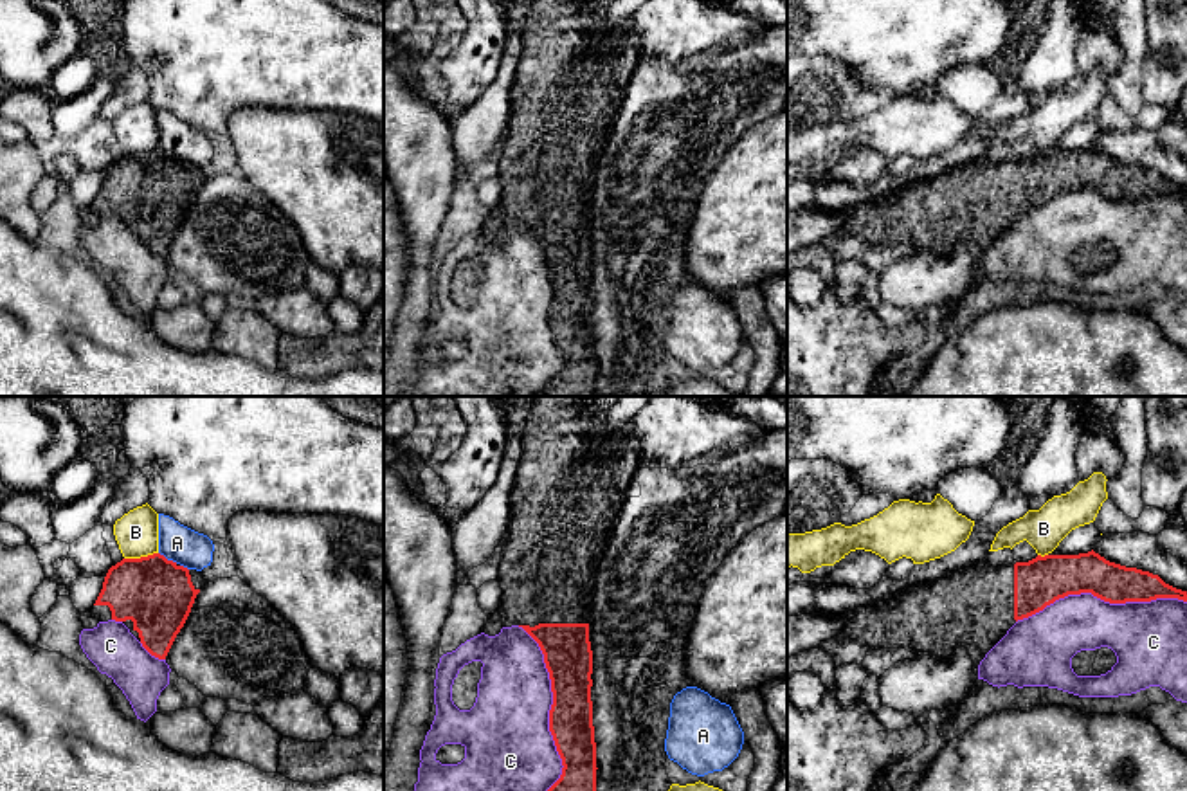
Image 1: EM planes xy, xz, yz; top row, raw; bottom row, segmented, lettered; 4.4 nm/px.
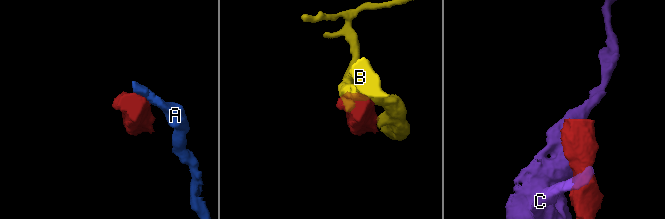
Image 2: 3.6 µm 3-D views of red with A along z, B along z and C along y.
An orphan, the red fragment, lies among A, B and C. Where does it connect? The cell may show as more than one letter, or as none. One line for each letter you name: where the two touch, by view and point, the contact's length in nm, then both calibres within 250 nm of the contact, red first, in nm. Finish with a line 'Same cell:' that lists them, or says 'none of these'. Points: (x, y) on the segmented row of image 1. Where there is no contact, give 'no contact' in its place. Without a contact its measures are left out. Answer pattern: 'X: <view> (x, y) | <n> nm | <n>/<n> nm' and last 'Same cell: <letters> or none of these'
Same cell: none of these

